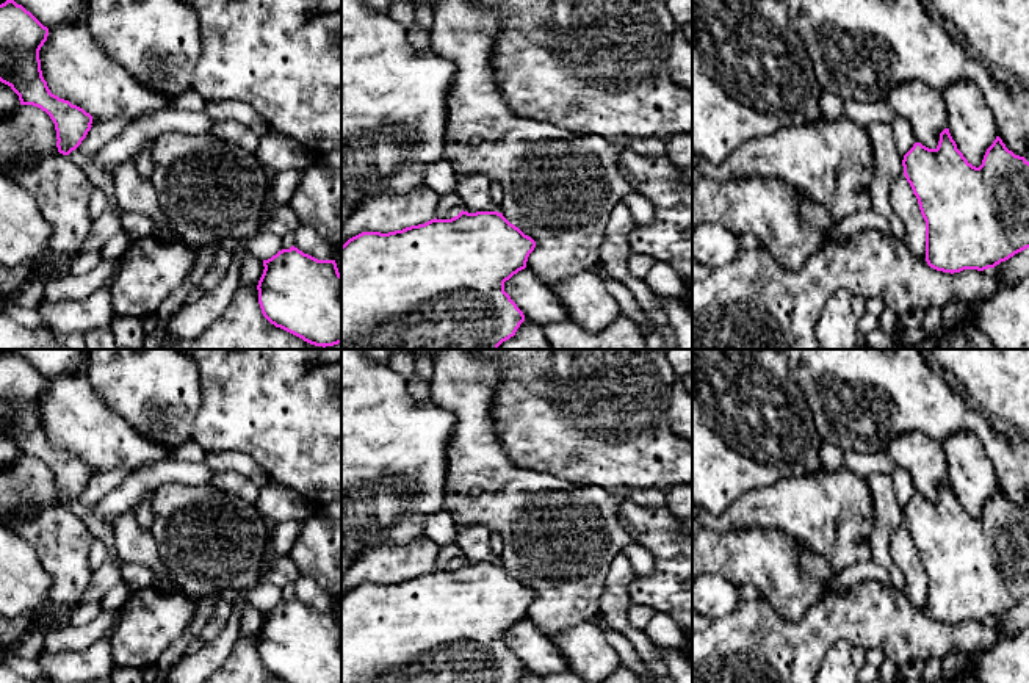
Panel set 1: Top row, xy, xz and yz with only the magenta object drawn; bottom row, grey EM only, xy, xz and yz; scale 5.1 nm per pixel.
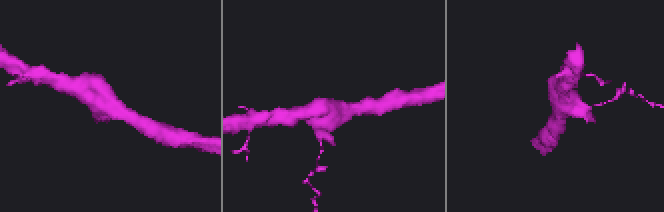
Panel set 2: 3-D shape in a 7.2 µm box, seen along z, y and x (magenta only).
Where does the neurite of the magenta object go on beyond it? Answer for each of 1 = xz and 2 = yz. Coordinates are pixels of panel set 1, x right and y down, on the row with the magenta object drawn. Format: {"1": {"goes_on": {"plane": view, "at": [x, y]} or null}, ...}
{"1": {"goes_on": null}, "2": {"goes_on": null}}

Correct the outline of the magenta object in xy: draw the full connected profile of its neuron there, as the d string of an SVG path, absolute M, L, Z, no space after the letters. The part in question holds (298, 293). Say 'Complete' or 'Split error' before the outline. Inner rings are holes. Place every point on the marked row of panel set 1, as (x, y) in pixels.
Complete. M291 246L263 266L258 304L271 324L315 346L341 343L341 274L335 260L318 260Z

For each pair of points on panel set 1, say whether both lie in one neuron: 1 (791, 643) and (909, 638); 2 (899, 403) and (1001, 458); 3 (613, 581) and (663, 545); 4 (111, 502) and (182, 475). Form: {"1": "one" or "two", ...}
{"1": "one", "2": "one", "3": "two", "4": "one"}

